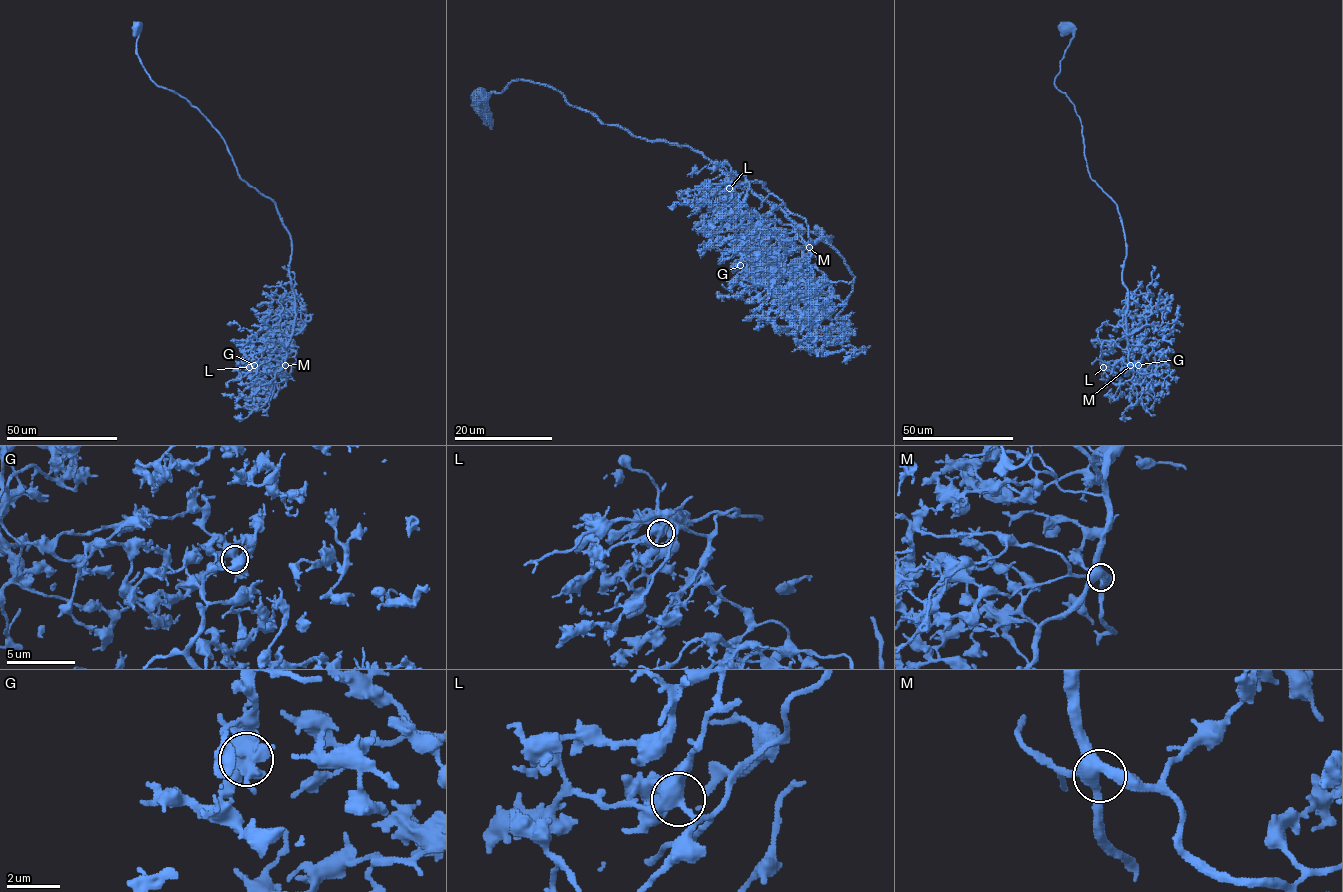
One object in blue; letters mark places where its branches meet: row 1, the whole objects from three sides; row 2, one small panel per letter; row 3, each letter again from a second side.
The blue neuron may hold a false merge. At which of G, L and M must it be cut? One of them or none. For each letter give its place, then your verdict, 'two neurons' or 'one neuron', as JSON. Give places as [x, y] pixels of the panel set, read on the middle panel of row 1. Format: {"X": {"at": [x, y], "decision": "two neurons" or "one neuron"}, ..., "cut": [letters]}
{"G": {"at": [740, 265], "decision": "one neuron"}, "L": {"at": [729, 188], "decision": "one neuron"}, "M": {"at": [809, 247], "decision": "one neuron"}, "cut": []}

